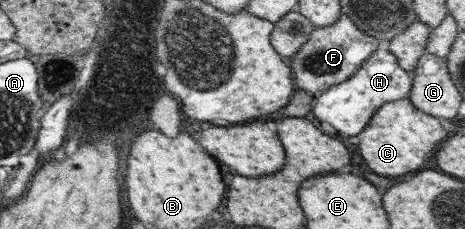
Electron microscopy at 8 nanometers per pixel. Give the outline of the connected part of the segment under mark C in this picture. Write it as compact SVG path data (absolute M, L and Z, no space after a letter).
M408 99L381 105L371 116L370 123L359 133L359 155L373 173L386 177L401 177L425 169L439 145L447 141L447 131L435 116L415 108Z

